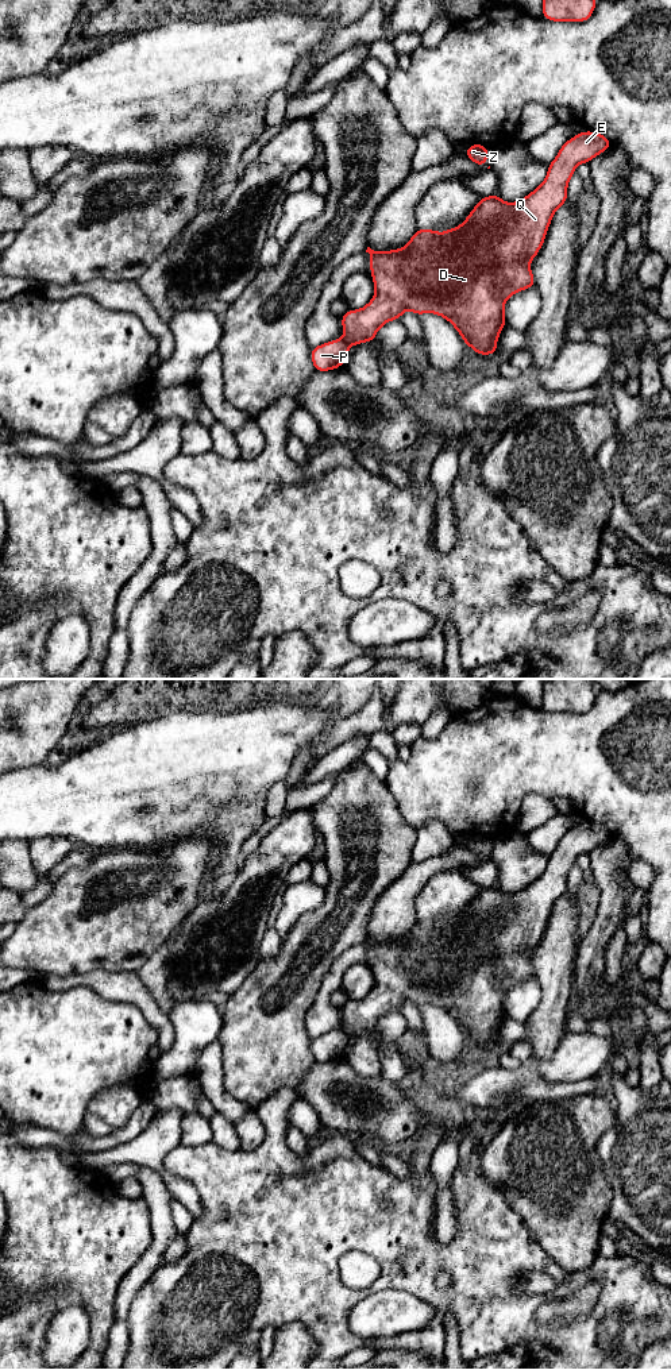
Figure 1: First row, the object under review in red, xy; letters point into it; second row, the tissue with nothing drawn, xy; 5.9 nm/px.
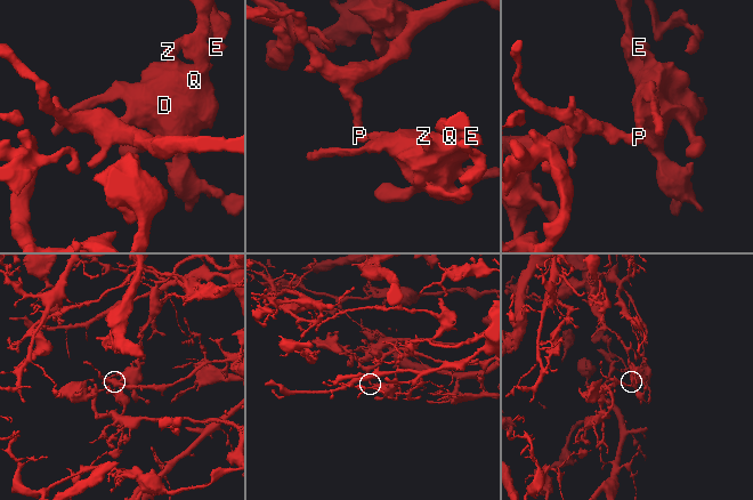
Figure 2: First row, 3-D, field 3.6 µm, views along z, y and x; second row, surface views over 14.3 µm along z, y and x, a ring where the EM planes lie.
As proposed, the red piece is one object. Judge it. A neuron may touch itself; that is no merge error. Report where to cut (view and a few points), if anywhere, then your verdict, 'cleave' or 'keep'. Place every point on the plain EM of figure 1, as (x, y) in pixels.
cut in xy along (343, 1029), (349, 1037); cleave

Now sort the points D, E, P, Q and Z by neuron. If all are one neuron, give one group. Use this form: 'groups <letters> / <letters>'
groups D E Q Z / P

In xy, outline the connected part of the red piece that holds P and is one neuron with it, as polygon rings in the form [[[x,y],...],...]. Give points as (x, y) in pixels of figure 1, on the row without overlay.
[[[344,1030],[331,1031],[313,1038],[311,1050],[316,1062],[329,1062],[343,1057],[348,1041],[350,1037]]]

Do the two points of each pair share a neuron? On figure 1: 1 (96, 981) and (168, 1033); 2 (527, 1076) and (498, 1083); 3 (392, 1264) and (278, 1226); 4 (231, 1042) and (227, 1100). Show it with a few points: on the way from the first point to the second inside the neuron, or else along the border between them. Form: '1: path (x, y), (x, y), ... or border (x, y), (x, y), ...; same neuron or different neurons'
1: path (115, 985), (127, 987), (154, 1014); same neuron
2: path (520, 1081), (505, 1081); same neuron
3: path (365, 1235), (355, 1226), (307, 1226); same neuron
4: border (222, 1060), (223, 1085), (231, 1095), (254, 1108); different neurons

